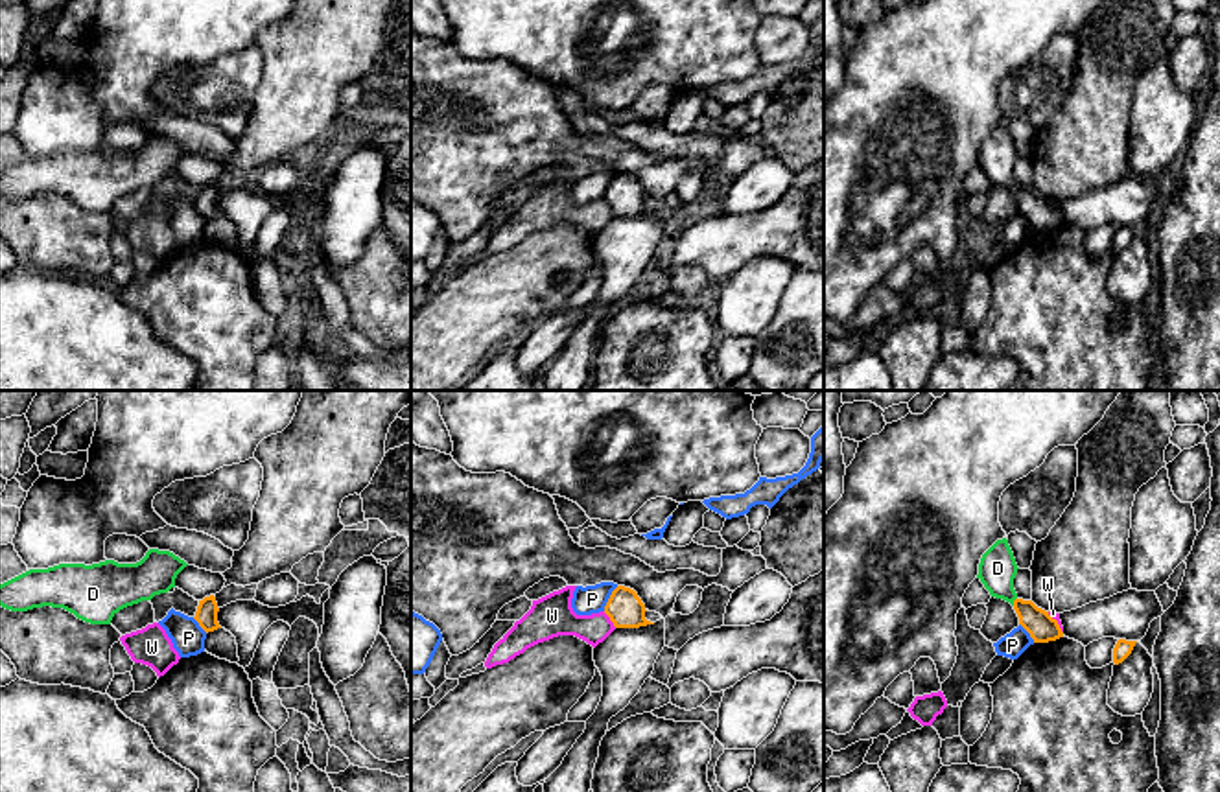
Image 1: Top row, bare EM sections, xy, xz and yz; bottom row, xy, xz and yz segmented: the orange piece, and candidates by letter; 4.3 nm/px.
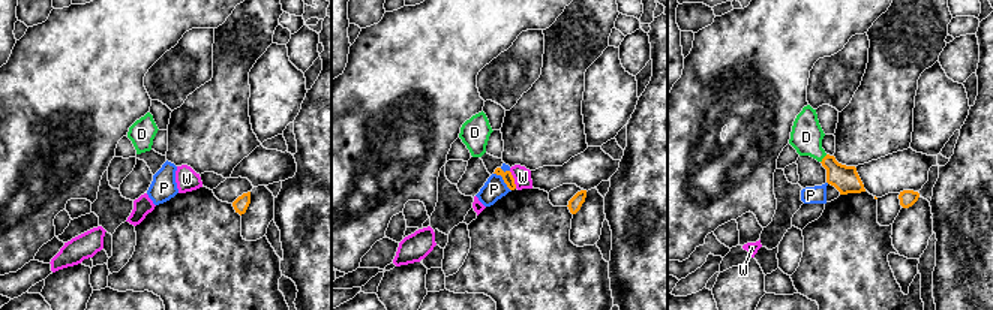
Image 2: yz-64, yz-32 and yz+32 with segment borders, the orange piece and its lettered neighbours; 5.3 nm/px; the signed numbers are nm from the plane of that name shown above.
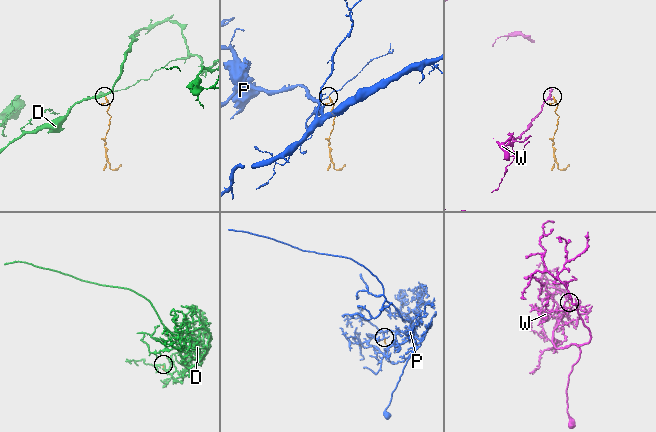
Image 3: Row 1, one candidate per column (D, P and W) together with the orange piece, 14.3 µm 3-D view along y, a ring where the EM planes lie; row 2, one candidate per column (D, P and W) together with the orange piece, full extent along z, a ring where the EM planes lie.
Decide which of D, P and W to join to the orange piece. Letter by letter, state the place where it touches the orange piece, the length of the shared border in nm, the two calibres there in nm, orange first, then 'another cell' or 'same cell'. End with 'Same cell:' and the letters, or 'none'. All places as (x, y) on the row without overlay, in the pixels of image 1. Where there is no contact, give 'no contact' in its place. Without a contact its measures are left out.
D: contact yz (1014, 188); length 40 nm; calibres 120 and 170 nm; same cell
P: contact xz (609, 186); length 130 nm; calibres 160 and 130 nm; another cell
W: contact xz (610, 207); length 90 nm; calibres 160 and 180 nm; another cell
Same cell: D

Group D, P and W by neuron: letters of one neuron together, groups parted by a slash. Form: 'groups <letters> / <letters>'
groups D / P / W

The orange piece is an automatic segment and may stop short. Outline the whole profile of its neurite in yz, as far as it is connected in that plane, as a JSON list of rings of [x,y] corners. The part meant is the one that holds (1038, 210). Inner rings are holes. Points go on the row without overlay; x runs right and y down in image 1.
[[[997,127],[980,146],[977,166],[991,184],[1010,190],[1019,204],[1019,212],[1030,221],[1034,230],[1049,230],[1063,225],[1056,206],[1038,195],[1032,188],[1023,188],[1014,177],[1017,151],[1008,127]]]

